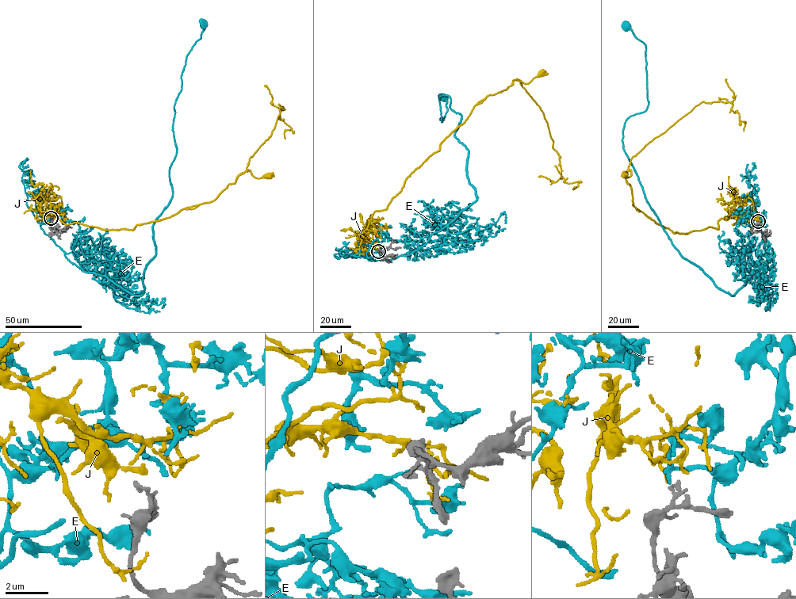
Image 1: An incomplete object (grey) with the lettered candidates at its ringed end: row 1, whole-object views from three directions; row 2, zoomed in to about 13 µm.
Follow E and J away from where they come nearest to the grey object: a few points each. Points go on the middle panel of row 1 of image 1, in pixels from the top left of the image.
E: (378, 251), (409, 255), (476, 200), (446, 95), (440, 120), (445, 97)
J: (377, 250), (360, 246), (373, 214), (386, 209), (478, 102), (541, 72)

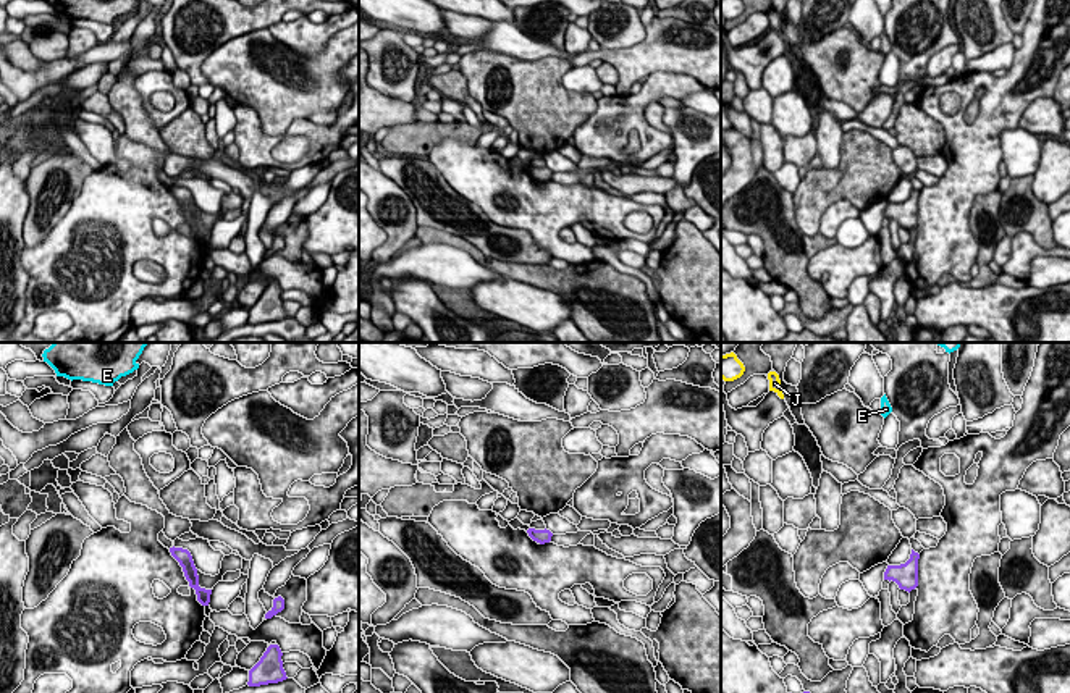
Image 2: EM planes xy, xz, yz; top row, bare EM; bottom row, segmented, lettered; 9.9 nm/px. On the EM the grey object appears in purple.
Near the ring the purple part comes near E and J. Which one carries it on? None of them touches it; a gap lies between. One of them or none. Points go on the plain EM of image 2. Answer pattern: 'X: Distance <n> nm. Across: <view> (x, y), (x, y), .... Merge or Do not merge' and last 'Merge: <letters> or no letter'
E: Distance 1350 nm. Across: yz (912, 188), (884, 55). Merge
J: Distance 1950 nm. Across: yz (888, 204), (783, 36). Do not merge
Merge: E

